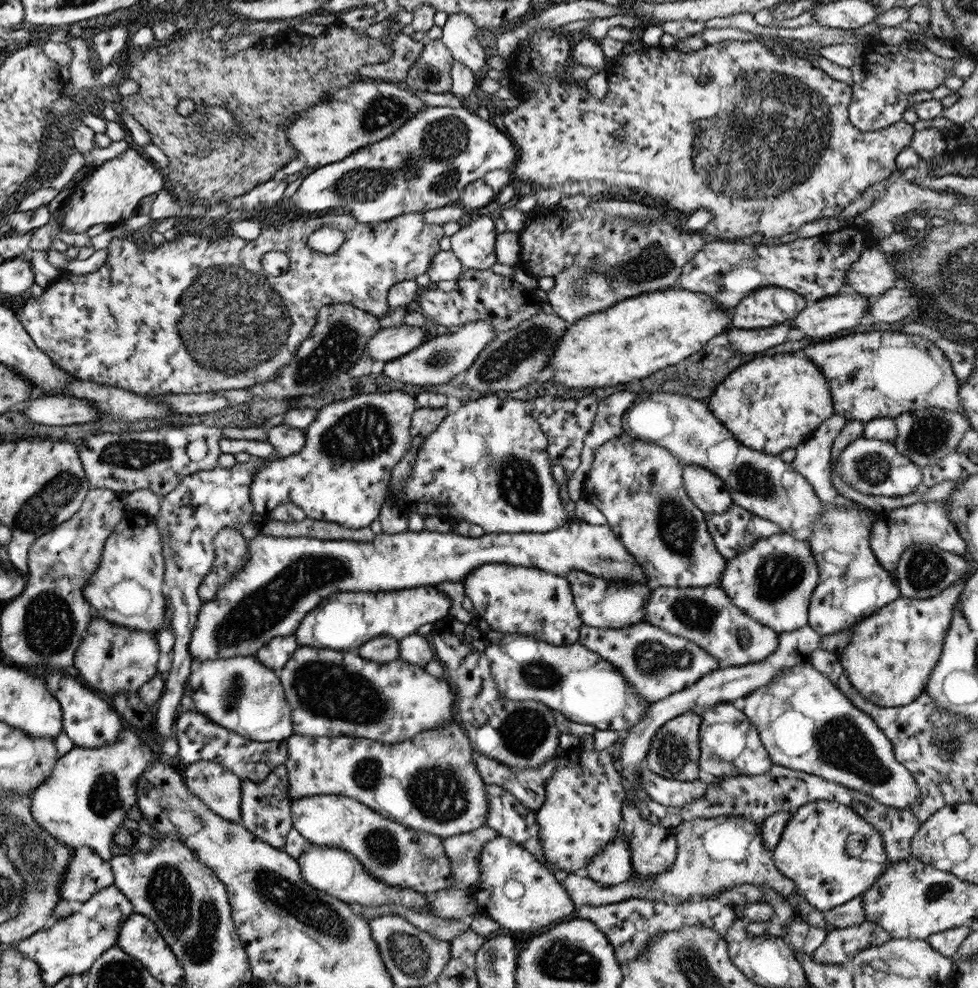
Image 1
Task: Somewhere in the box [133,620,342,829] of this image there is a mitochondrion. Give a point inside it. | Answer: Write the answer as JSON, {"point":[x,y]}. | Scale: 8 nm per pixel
{"point":[234,685]}

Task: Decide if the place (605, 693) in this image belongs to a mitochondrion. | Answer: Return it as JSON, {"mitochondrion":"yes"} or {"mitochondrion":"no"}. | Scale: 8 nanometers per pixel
{"mitochondrion":"no"}

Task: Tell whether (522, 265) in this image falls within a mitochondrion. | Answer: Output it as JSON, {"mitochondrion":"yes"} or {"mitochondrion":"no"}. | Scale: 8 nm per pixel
{"mitochondrion":"no"}

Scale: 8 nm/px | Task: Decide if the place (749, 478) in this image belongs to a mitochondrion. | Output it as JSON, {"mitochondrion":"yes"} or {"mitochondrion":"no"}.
{"mitochondrion":"yes"}

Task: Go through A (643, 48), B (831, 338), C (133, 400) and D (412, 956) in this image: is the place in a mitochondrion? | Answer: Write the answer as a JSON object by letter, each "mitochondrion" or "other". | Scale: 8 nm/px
{"A":"other","B":"other","C":"other","D":"mitochondrion"}

